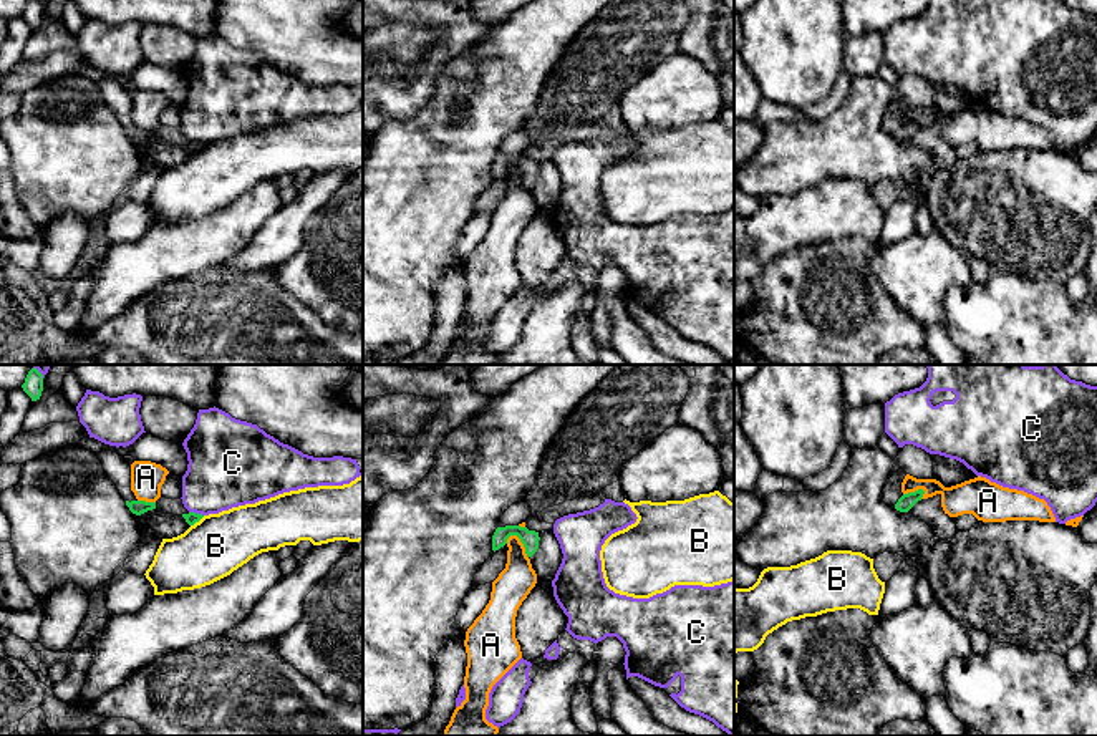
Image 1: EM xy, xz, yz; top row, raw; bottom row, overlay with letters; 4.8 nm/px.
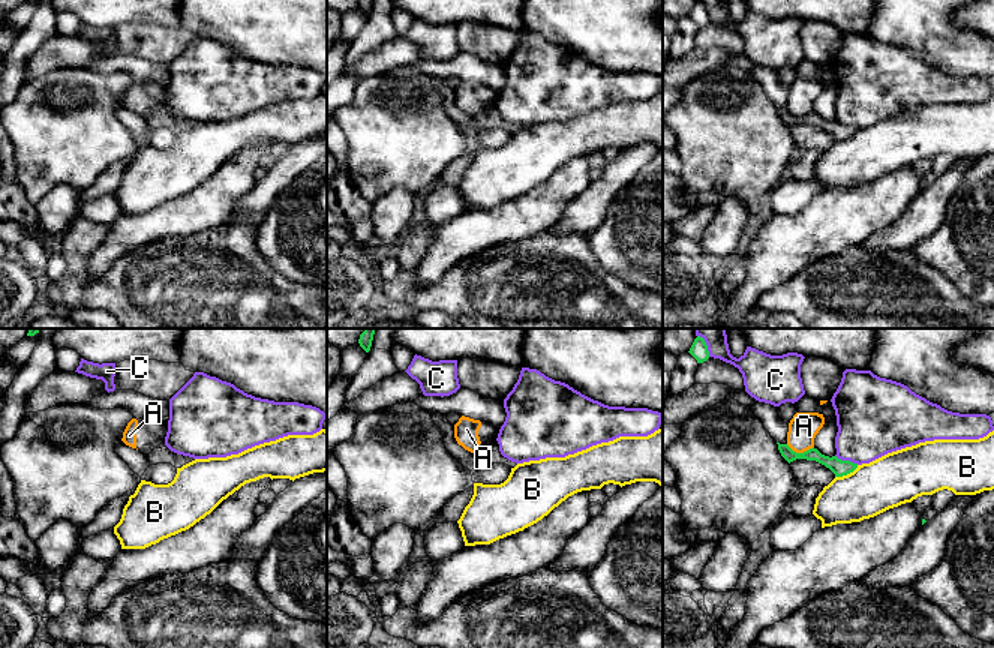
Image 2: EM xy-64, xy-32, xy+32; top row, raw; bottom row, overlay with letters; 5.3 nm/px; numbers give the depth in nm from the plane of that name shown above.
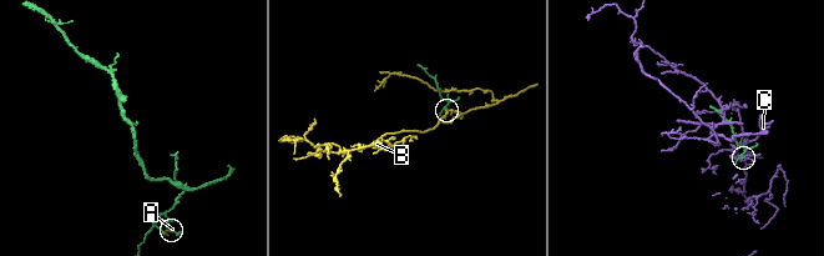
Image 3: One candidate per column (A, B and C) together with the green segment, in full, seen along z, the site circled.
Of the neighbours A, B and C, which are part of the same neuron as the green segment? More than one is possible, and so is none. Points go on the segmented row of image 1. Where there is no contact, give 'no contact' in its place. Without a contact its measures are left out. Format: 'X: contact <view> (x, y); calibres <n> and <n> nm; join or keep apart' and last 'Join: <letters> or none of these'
A: contact xz (522, 542); calibres 80 and 170 nm; keep apart
B: contact xy (198, 521); calibres 60 and 300 nm; keep apart
C: contact xy (194, 513); calibres 60 and 360 nm; keep apart
Join: none of these

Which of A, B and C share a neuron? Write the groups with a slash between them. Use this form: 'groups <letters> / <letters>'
groups A / B / C

